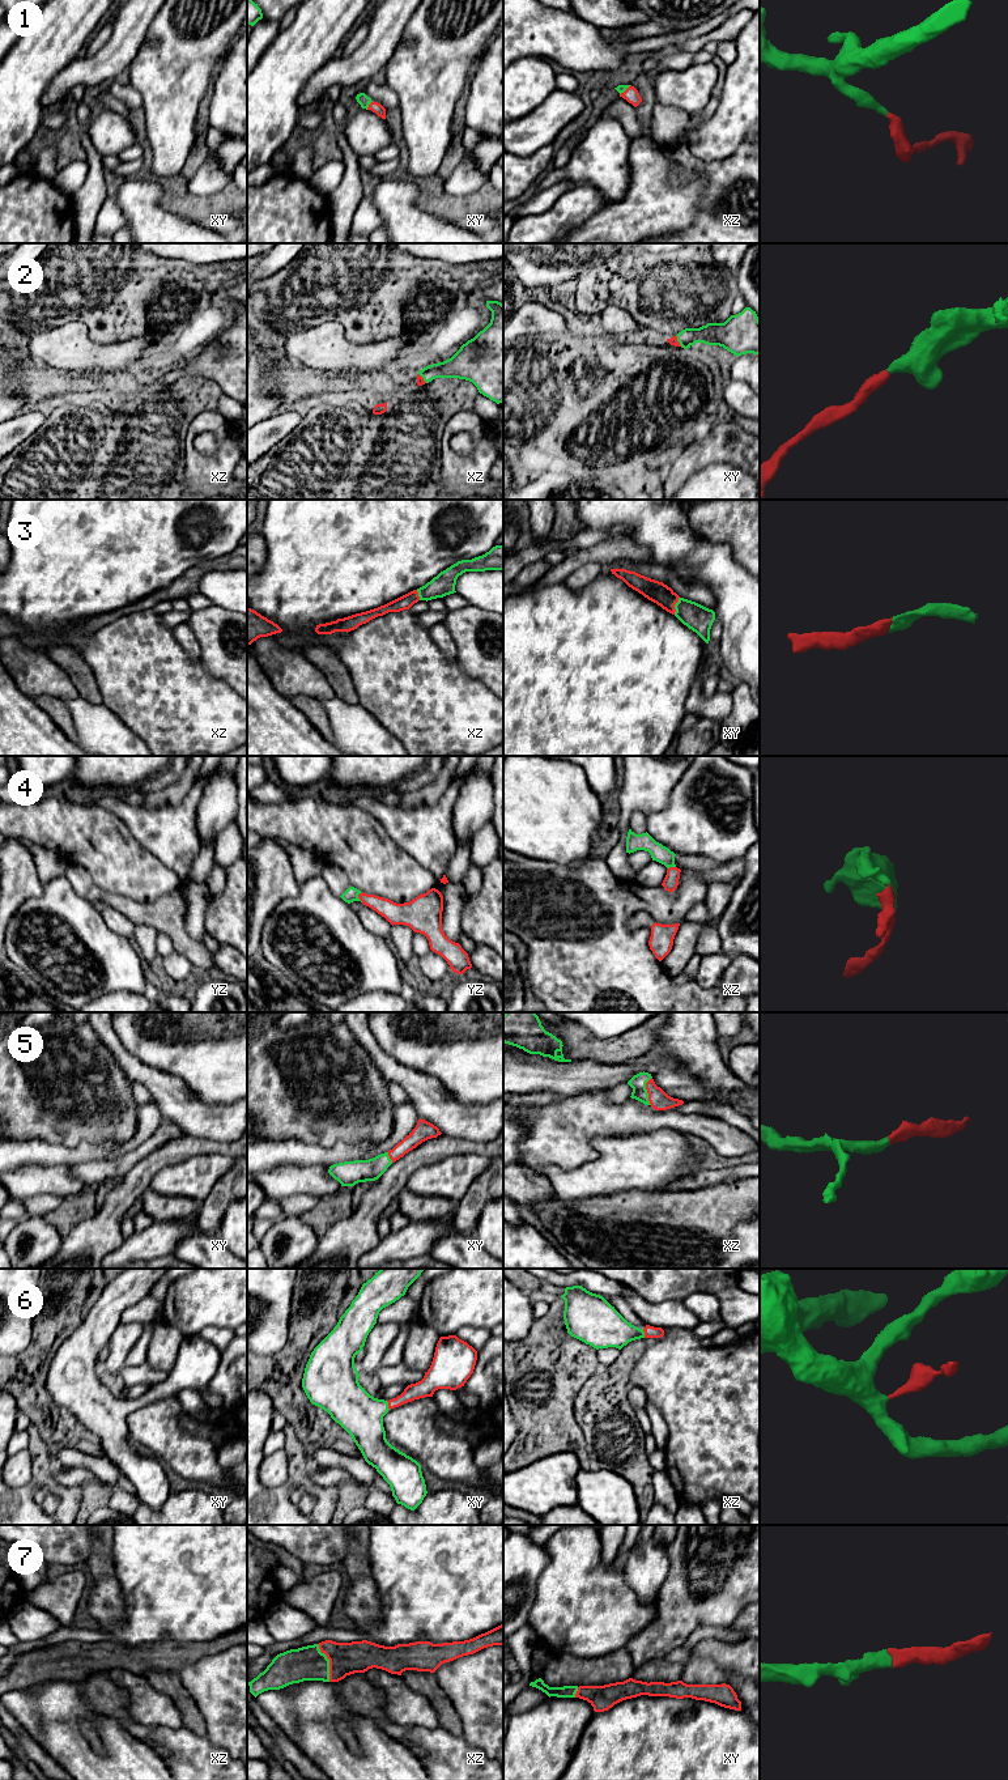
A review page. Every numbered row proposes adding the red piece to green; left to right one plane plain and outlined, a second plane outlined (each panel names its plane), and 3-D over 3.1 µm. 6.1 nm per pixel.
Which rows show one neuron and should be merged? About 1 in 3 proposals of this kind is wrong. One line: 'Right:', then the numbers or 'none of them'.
Right: 1, 2, 3, 4, 5, 6, 7

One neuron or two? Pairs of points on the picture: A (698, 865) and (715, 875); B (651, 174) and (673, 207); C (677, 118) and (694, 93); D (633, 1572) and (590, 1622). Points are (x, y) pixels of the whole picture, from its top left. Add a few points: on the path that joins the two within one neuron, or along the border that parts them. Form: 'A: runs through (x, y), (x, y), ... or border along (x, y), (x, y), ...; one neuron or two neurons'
A: border along (719, 865), (700, 871); two neurons
B: runs through (651, 182), (666, 199); one neuron
C: border along (658, 102), (683, 109), (689, 114); two neurons
D: border along (620, 1567), (626, 1584), (646, 1602); two neurons

